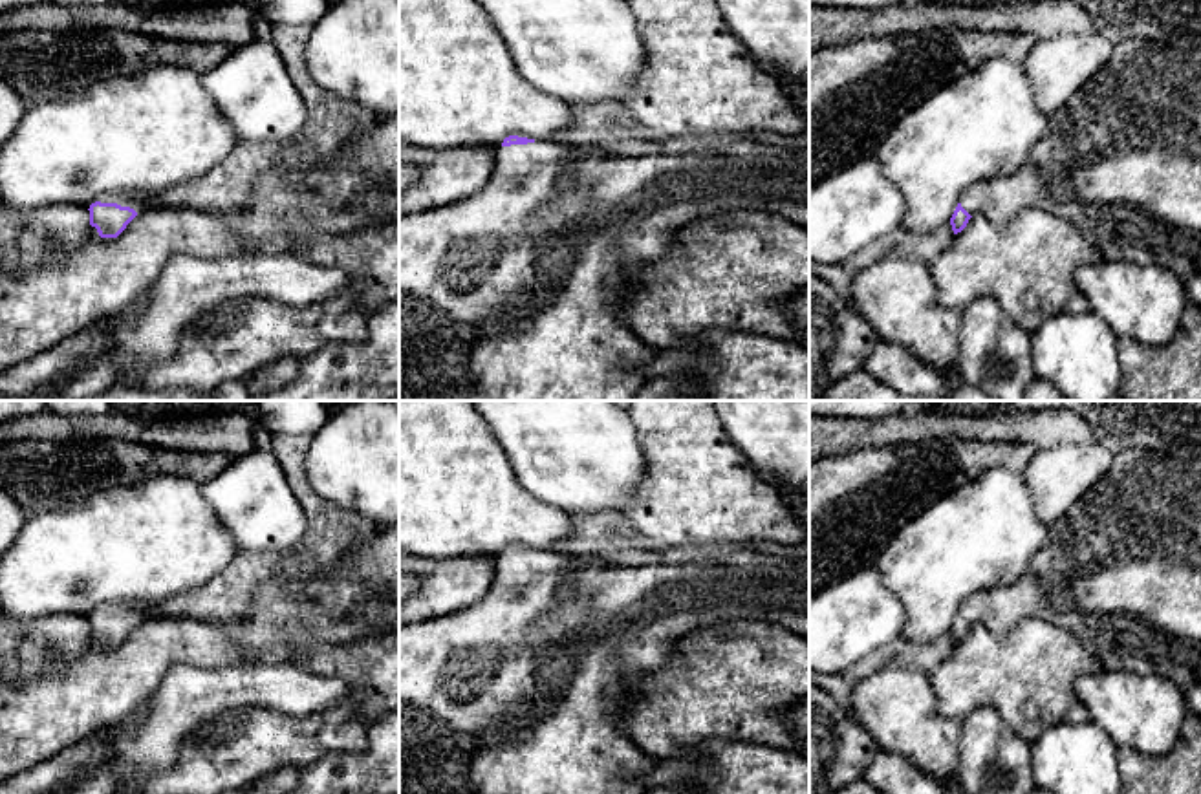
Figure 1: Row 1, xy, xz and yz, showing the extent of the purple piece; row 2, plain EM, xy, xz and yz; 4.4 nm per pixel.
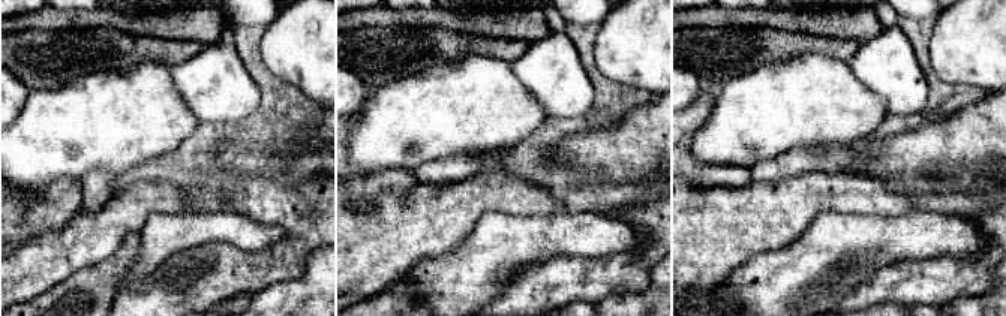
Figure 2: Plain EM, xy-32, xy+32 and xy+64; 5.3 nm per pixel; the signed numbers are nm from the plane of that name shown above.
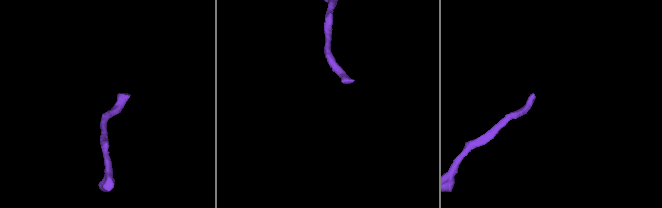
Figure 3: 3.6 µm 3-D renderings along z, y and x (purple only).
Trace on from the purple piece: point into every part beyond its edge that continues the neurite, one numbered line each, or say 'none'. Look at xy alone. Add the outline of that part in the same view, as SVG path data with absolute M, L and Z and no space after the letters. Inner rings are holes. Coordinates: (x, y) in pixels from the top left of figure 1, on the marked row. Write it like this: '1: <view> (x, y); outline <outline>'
1: xy (145, 203); outline M103 196L103 198L97 198L95 201L101 201L101 203L117 203L121 207L130 207L134 209L137 214L148 210L148 209L154 209L157 203L159 203L161 196L150 196L150 198L143 198L141 201L132 201L124 196Z

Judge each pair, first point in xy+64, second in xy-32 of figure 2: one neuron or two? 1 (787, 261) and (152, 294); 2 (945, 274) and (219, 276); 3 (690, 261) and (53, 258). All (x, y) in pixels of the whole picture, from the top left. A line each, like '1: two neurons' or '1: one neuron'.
1: two neurons
2: one neuron
3: one neuron

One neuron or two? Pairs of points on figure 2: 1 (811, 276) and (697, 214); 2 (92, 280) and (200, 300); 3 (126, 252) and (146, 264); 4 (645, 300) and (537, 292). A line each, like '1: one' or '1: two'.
1: two
2: two
3: two
4: two

